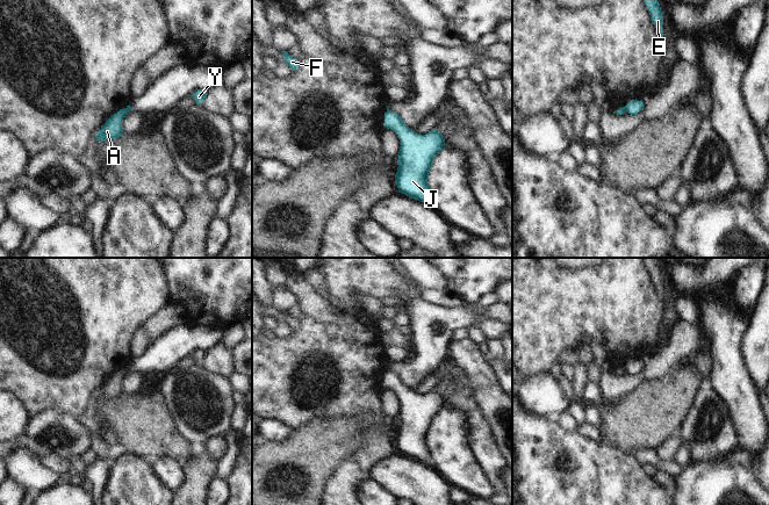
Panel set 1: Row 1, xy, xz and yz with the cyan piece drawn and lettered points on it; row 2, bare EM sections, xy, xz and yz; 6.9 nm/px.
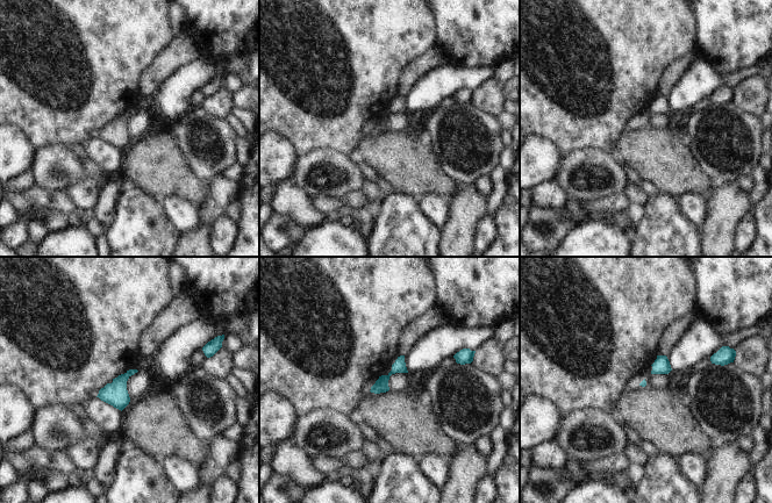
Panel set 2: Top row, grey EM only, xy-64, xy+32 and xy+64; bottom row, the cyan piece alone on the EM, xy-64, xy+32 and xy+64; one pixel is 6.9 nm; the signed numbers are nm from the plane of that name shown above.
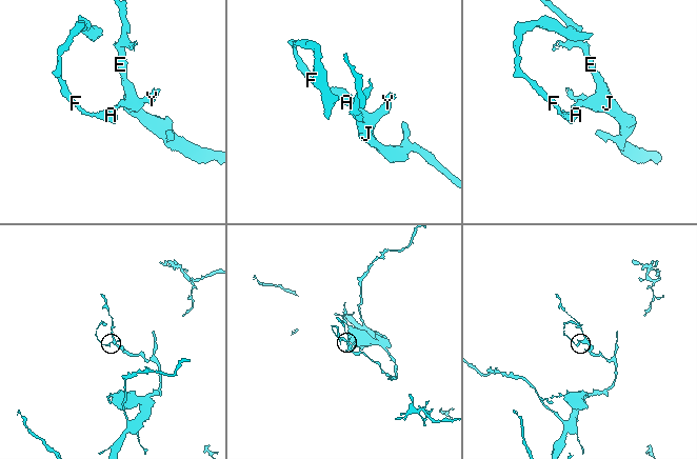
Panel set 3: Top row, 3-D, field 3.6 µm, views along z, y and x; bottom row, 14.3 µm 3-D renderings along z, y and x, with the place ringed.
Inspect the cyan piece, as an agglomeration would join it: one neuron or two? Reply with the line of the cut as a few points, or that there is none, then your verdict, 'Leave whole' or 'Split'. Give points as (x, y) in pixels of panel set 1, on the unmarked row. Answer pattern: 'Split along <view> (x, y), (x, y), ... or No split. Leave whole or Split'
Split along yz (624, 367), (626, 370). Split.

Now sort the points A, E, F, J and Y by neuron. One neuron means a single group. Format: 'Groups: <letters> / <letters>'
Groups: A F / E J Y.

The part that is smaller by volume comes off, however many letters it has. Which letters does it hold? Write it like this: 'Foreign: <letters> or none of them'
Foreign: A, F

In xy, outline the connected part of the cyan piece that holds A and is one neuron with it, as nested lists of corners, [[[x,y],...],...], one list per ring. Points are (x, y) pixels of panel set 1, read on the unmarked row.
[[[123,368],[112,375],[98,391],[95,401],[100,402],[120,398],[124,394],[122,390],[122,381],[129,371],[128,368]]]

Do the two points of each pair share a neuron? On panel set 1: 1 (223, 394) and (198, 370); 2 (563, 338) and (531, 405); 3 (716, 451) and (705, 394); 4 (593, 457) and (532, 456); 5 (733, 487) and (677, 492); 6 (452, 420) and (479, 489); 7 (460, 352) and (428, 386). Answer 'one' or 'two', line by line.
1: one
2: two
3: one
4: one
5: one
6: one
7: two

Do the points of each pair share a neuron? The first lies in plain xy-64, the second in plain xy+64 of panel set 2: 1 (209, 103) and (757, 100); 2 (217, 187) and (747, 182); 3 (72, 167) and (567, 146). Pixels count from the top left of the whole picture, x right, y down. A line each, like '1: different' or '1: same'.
1: same
2: same
3: different

